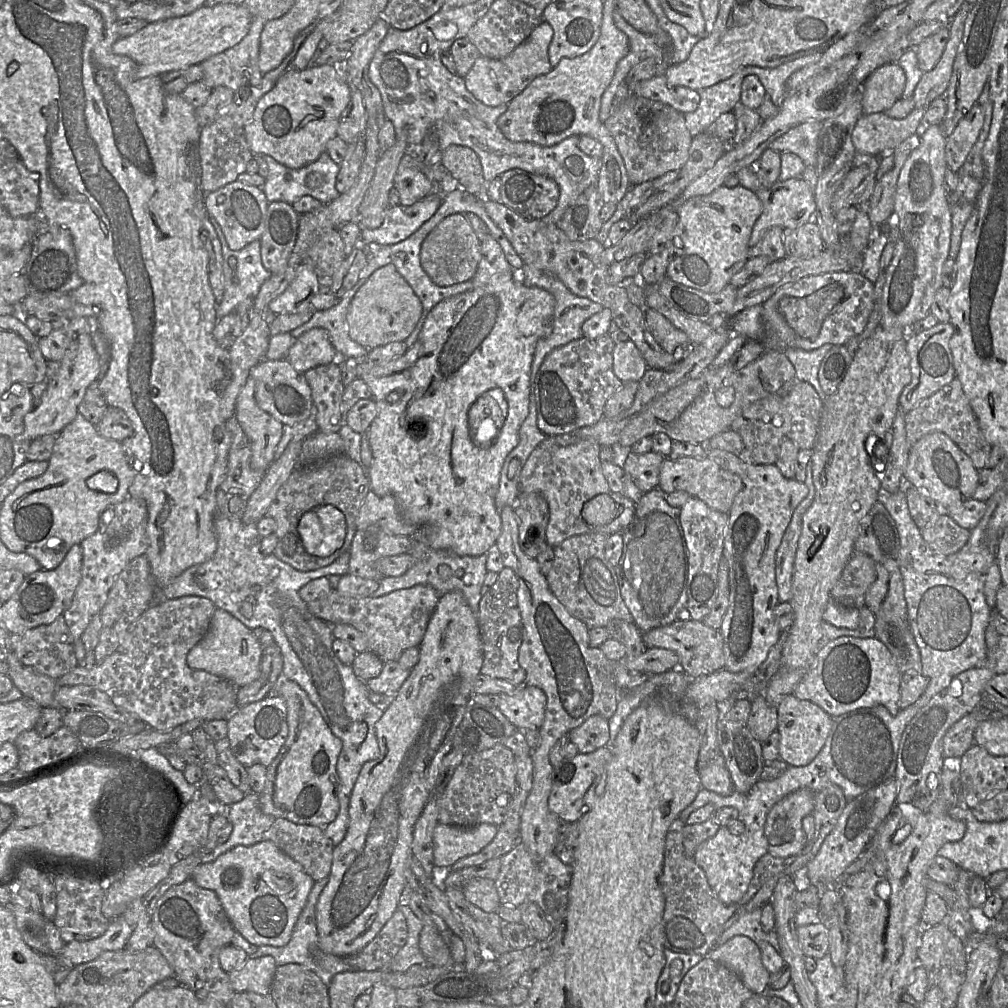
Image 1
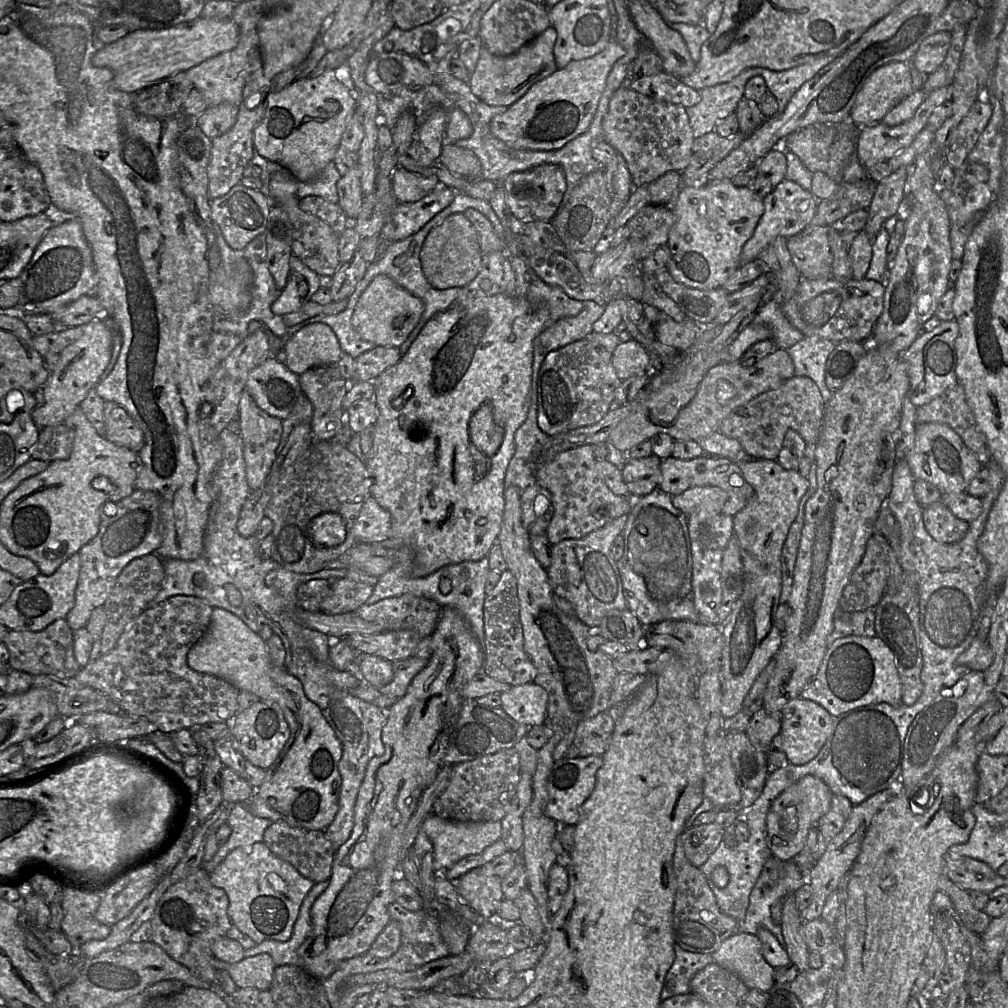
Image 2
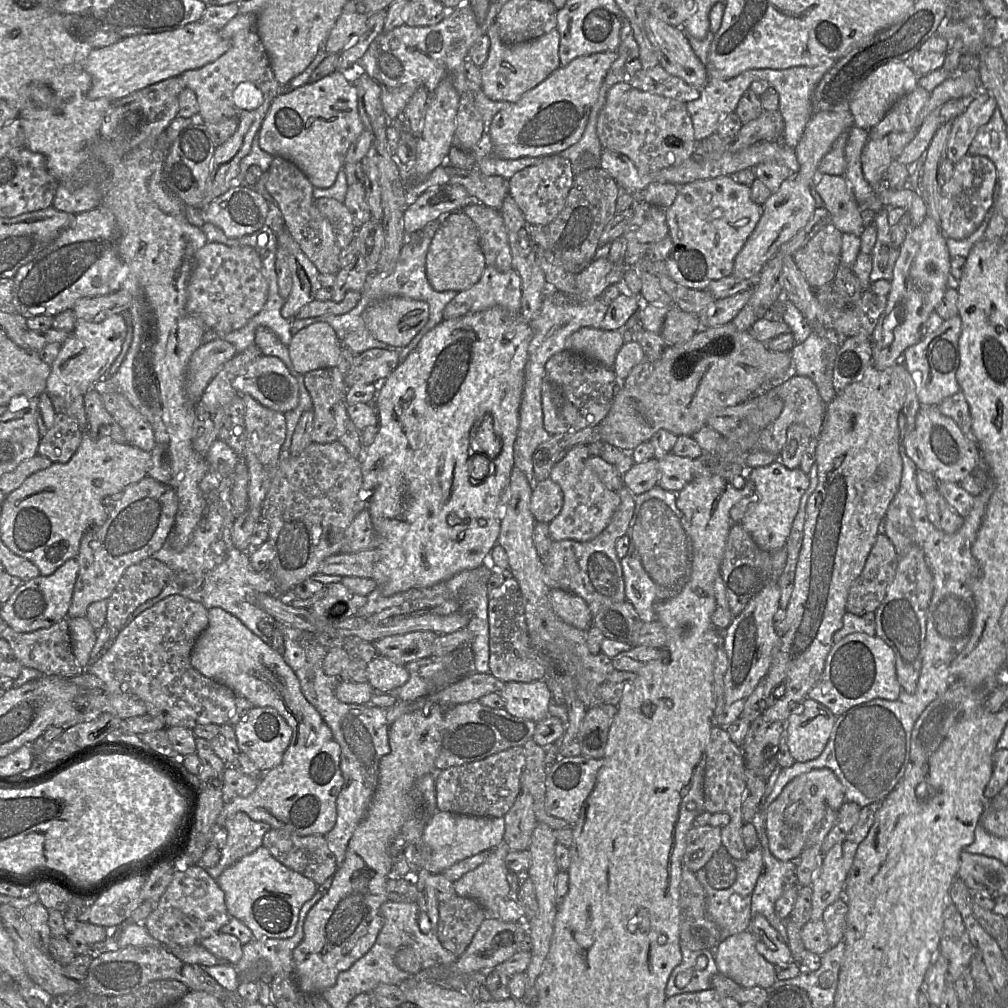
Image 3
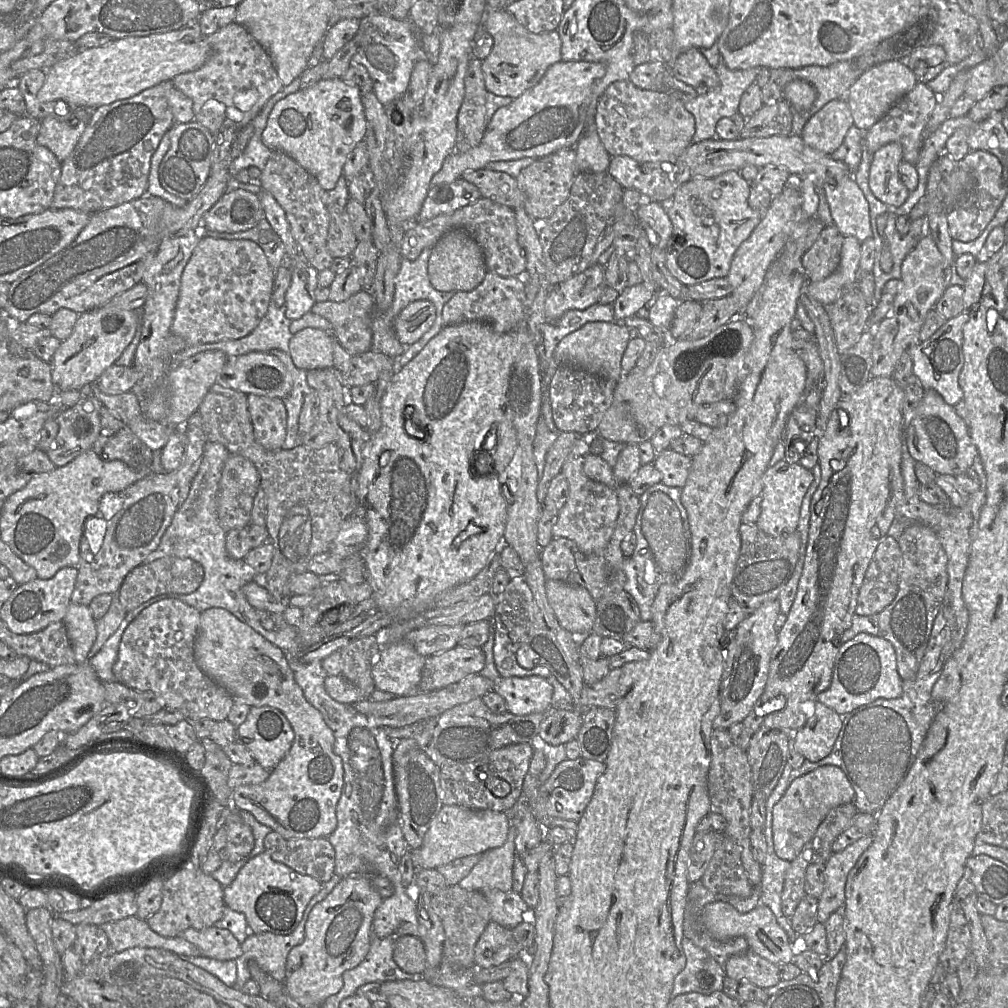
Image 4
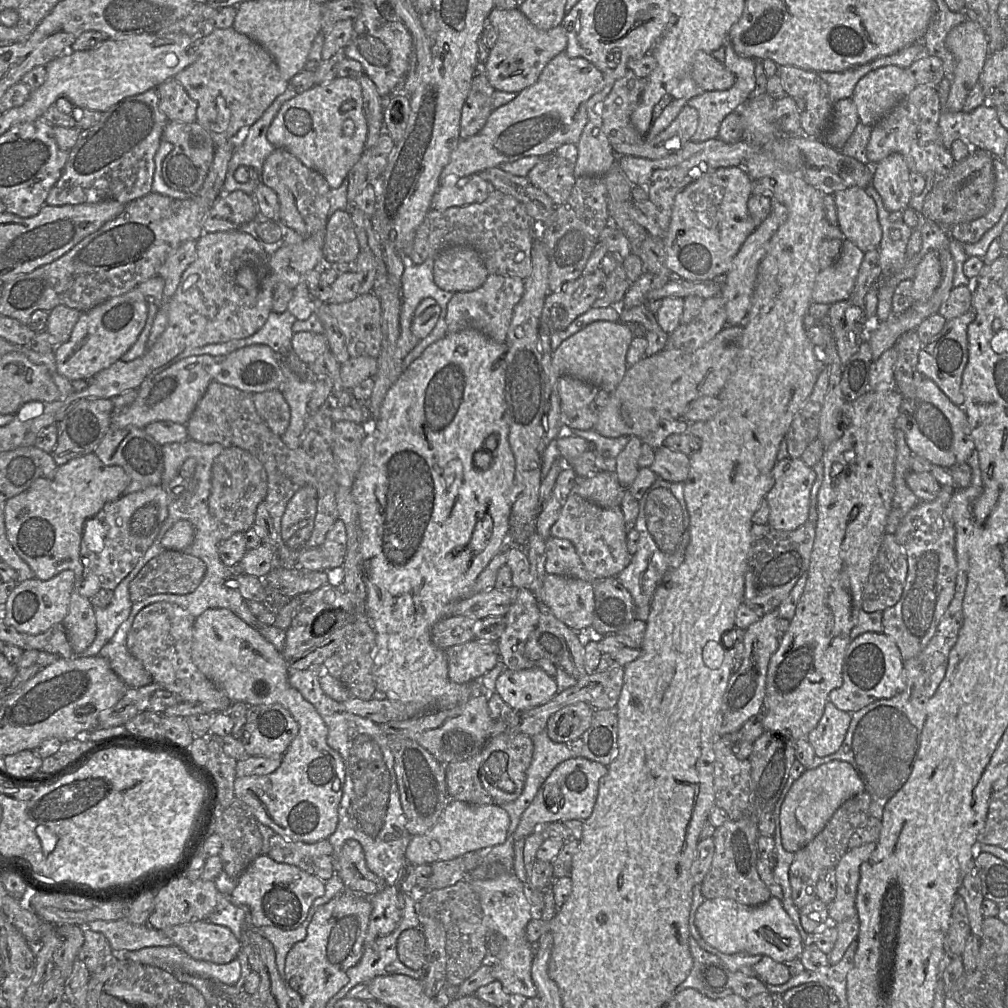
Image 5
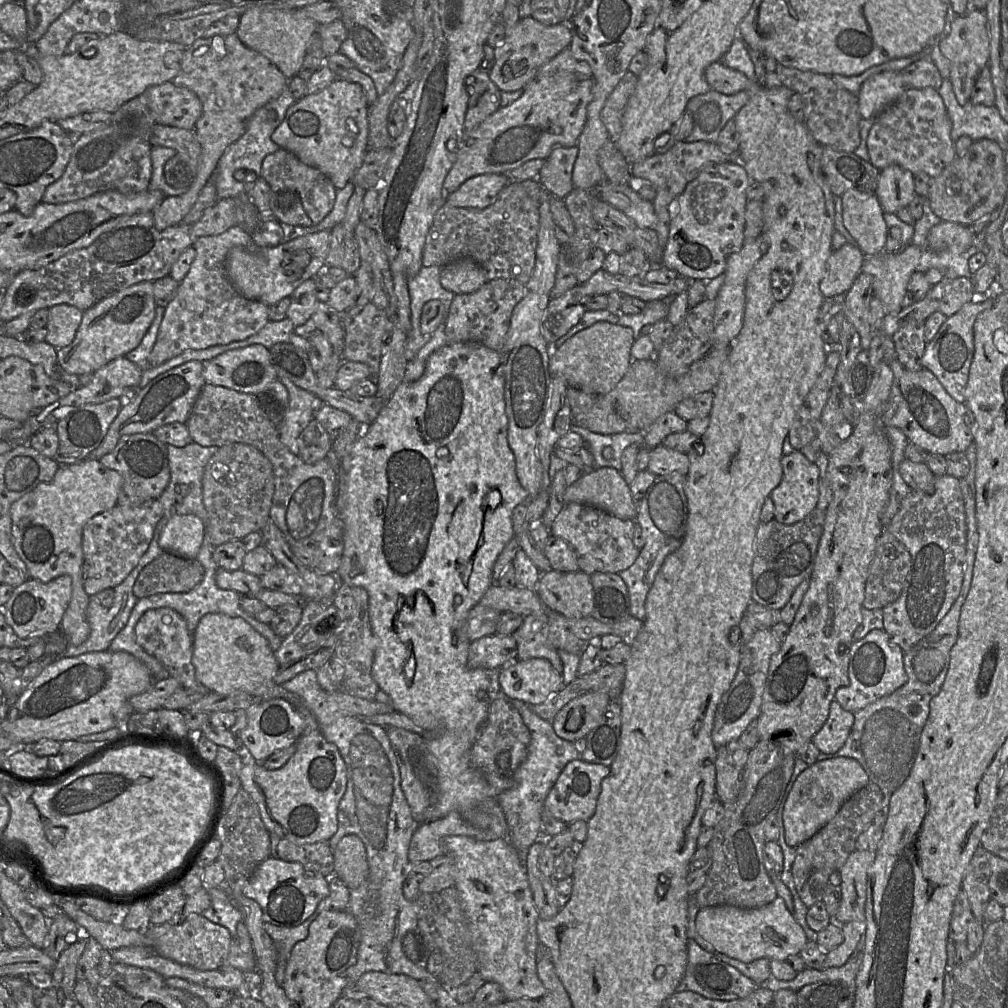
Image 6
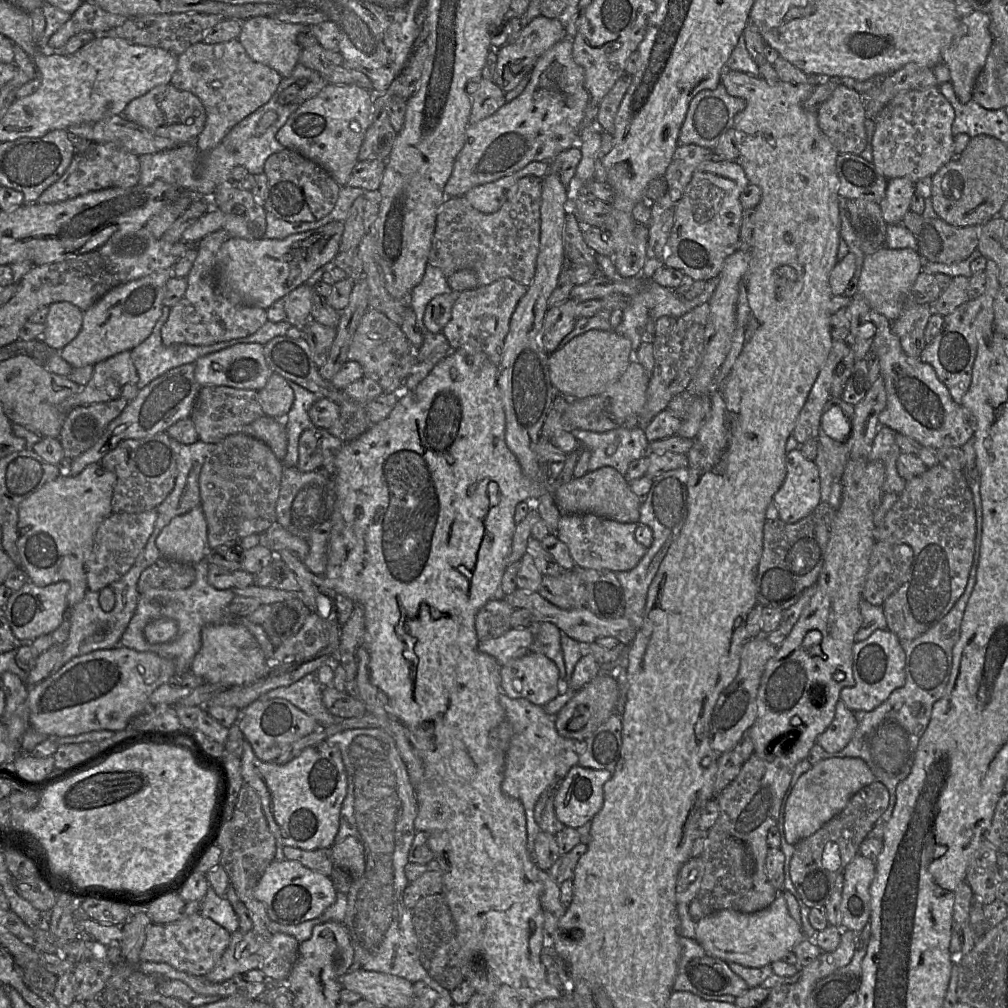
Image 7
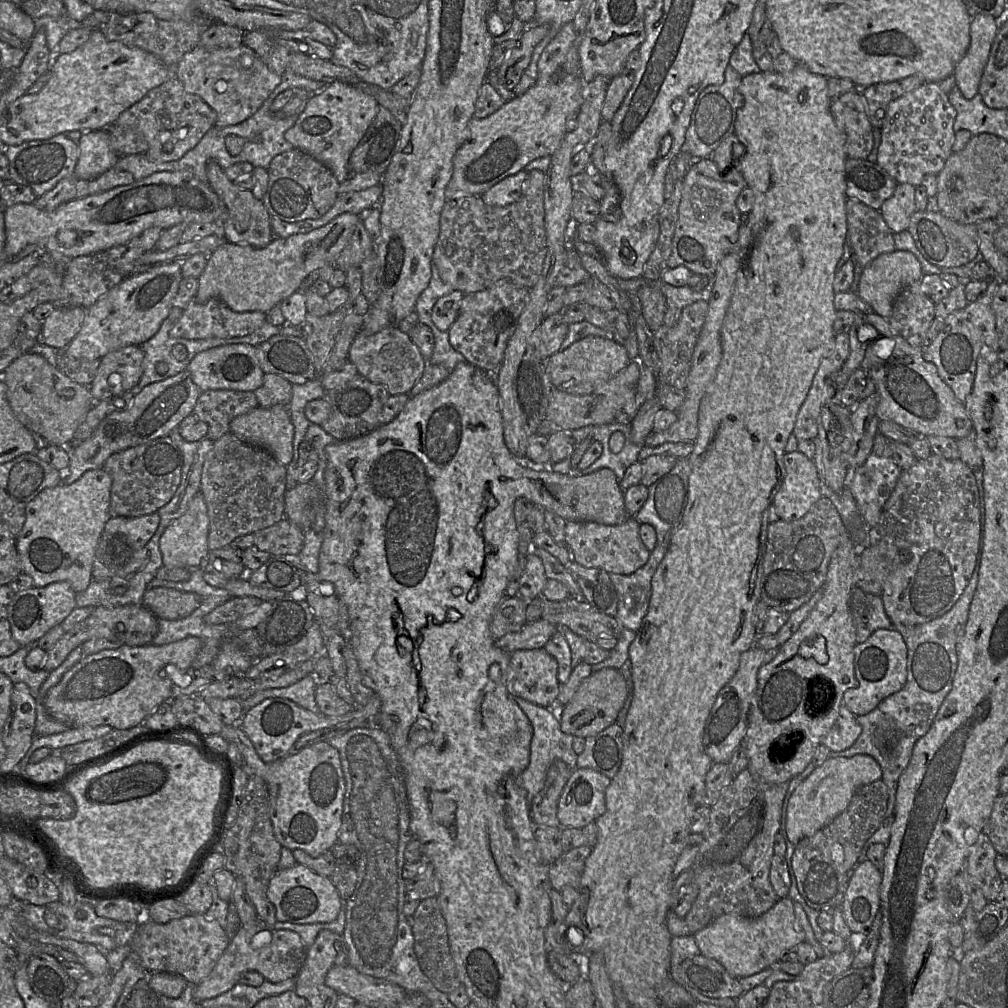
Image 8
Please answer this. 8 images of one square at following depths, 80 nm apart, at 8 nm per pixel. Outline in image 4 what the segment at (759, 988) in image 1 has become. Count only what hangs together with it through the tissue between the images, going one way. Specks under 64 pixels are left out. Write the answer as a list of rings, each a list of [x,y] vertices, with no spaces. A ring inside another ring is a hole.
[[[747,950],[729,957],[724,965],[726,977],[766,989],[781,981],[780,966]]]

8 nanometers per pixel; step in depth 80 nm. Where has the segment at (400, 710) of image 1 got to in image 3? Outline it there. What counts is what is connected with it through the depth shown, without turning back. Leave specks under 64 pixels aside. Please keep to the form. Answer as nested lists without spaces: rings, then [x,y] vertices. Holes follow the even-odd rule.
[[[425,700],[419,709],[403,714],[390,724],[391,751],[380,760],[378,783],[370,806],[348,843],[345,859],[335,872],[330,888],[308,912],[304,922],[304,937],[293,950],[294,978],[303,993],[321,994],[334,986],[338,974],[348,970],[374,945],[383,926],[380,907],[388,900],[386,886],[387,880],[393,877],[394,841],[399,837],[409,812],[409,792],[416,779],[437,772],[435,759],[441,744],[444,716],[449,708]]]

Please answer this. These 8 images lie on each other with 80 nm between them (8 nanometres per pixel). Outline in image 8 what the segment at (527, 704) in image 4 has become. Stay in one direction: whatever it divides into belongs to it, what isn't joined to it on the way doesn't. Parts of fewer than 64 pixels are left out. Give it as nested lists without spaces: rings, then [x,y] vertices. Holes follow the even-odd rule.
[[[543,647],[532,650],[516,650],[510,654],[506,672],[502,675],[507,691],[512,697],[520,697],[541,707],[553,707],[559,693],[558,663]]]

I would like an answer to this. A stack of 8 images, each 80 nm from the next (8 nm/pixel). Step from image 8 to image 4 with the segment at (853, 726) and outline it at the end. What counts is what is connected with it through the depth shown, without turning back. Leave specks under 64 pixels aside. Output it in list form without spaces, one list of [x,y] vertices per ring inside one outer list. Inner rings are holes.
[[[816,702],[815,712],[806,724],[791,733],[793,747],[810,762],[827,757],[842,727],[842,717],[833,709]]]

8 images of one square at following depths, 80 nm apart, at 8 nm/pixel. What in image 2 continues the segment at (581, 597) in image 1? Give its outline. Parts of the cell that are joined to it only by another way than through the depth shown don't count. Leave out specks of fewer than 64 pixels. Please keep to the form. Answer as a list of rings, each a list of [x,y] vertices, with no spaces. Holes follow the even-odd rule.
[[[628,514],[622,515],[584,538],[563,540],[554,544],[552,548],[551,564],[547,569],[547,575],[553,592],[556,596],[569,601],[574,607],[576,617],[589,628],[598,628],[603,617],[611,610],[628,609],[618,564],[612,556],[613,544],[618,536],[623,536],[627,519]]]

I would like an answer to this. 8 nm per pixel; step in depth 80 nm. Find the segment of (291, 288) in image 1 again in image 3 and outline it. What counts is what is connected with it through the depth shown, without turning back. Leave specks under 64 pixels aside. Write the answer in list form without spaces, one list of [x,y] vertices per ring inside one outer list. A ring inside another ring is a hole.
[[[270,202],[266,225],[276,234],[278,245],[283,247],[288,256],[292,290],[281,309],[281,315],[286,319],[294,319],[302,308],[316,300],[316,293],[322,287],[318,281],[320,273],[289,233],[283,214],[275,202]]]

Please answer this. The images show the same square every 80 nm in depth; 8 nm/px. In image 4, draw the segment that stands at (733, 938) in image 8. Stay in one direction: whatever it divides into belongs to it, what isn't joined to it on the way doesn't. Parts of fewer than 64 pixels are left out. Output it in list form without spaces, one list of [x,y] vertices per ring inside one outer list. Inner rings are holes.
[[[715,901],[703,908],[700,921],[703,929],[717,940],[725,941],[735,937],[744,937],[749,950],[775,965],[790,963],[794,957],[788,935],[777,922],[771,909],[765,905],[758,905],[750,912],[741,913],[728,902]]]

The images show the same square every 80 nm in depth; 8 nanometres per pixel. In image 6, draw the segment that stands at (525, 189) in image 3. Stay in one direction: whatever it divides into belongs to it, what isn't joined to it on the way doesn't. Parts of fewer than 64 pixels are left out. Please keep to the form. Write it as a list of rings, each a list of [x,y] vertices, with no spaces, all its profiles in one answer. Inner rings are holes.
[[[555,147],[540,170],[538,180],[551,195],[563,200],[575,187],[573,169],[578,147]]]

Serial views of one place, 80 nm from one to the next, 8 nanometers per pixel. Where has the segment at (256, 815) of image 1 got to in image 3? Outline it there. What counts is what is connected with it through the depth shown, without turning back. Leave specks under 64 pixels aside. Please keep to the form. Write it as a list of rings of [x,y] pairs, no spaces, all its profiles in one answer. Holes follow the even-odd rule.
[[[241,811],[226,820],[225,828],[227,840],[221,849],[220,861],[216,866],[207,868],[208,873],[215,880],[236,861],[262,846],[264,834],[272,829],[268,823],[254,821]]]

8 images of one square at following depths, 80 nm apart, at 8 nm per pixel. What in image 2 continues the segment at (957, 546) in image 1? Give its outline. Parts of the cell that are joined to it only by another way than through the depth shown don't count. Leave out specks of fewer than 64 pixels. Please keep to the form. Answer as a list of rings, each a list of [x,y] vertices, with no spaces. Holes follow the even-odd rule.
[[[942,500],[924,508],[923,522],[930,536],[940,543],[958,542],[969,529],[969,523],[954,516]]]

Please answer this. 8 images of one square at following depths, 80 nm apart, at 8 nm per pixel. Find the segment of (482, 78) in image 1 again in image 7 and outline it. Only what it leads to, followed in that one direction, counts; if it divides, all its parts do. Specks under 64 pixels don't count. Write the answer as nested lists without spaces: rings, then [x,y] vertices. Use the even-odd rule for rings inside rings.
[[[537,16],[518,33],[516,41],[503,45],[497,51],[497,67],[494,83],[502,91],[508,93],[514,90],[525,76],[529,76],[540,56],[554,44],[567,37],[567,31],[558,19]]]

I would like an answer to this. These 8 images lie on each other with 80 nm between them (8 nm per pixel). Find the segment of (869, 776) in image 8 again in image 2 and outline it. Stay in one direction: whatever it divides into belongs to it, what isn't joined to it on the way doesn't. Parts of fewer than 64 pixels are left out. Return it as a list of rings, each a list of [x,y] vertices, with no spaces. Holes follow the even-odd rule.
[[[807,775],[774,800],[766,816],[767,845],[772,855],[783,862],[794,861],[803,850],[810,828],[830,809],[834,794],[818,777]]]

